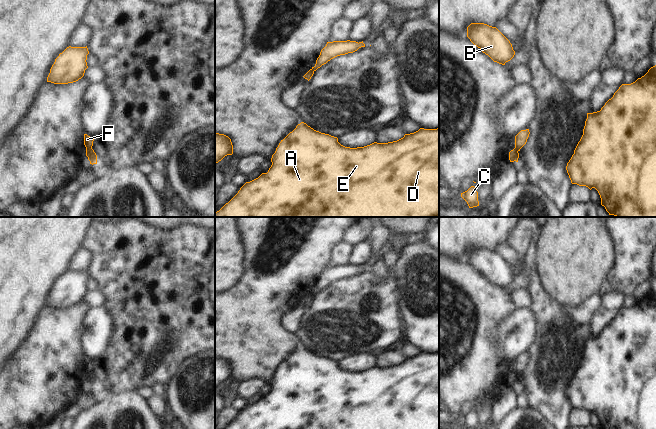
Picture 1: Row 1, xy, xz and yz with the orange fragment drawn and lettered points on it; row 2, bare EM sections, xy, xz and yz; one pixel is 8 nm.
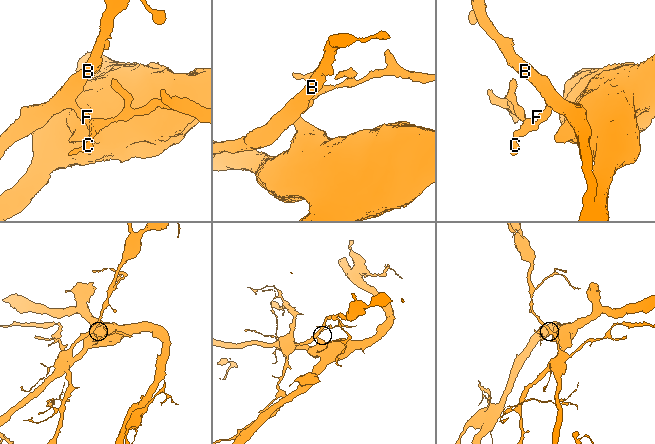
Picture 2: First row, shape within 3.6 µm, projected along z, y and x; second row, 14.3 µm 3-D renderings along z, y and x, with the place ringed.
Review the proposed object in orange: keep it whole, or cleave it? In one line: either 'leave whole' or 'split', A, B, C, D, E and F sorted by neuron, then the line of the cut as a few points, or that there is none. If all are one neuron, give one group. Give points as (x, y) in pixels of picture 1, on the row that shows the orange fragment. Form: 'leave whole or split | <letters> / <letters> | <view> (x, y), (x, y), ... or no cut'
split | A B D E F / C | xy (91, 147), (86, 150)

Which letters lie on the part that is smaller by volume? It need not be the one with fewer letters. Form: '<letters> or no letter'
C

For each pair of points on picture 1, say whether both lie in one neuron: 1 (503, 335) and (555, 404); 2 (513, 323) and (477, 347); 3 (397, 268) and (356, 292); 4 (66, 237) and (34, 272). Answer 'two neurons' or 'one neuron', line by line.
1: two neurons
2: two neurons
3: two neurons
4: one neuron

